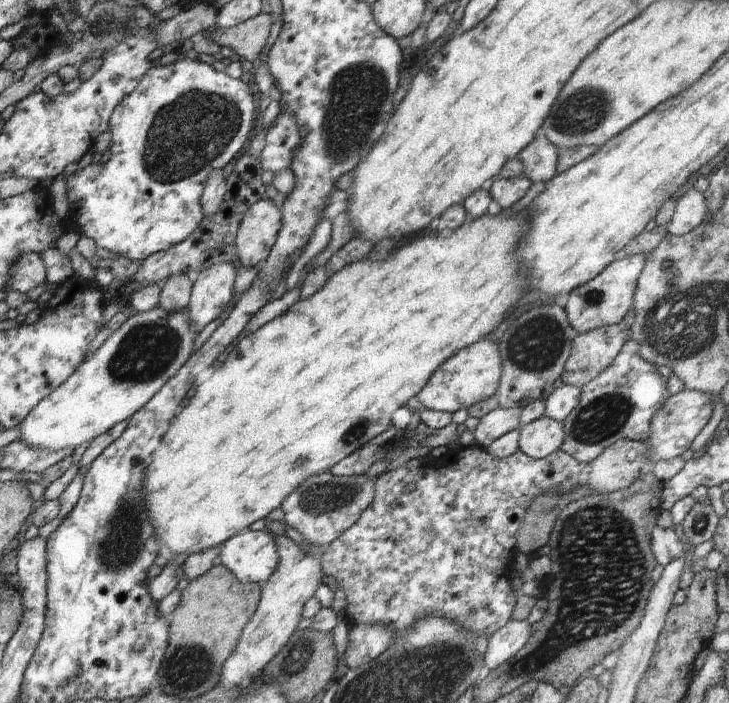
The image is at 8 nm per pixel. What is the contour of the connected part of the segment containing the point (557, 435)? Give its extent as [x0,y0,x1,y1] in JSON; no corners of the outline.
[519,417,564,460]

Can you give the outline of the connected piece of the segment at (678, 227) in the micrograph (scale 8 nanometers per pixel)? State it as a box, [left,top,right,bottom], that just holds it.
[665,188,707,235]

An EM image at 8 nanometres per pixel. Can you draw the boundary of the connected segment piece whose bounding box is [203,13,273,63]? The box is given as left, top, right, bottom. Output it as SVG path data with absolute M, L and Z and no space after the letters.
M260 13L232 28L213 27L203 36L218 46L232 48L236 52L236 59L242 57L253 63L266 46L272 23L272 18L268 13Z

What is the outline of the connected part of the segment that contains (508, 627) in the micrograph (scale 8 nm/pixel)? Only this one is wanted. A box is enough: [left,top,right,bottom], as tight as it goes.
[484,620,532,671]

